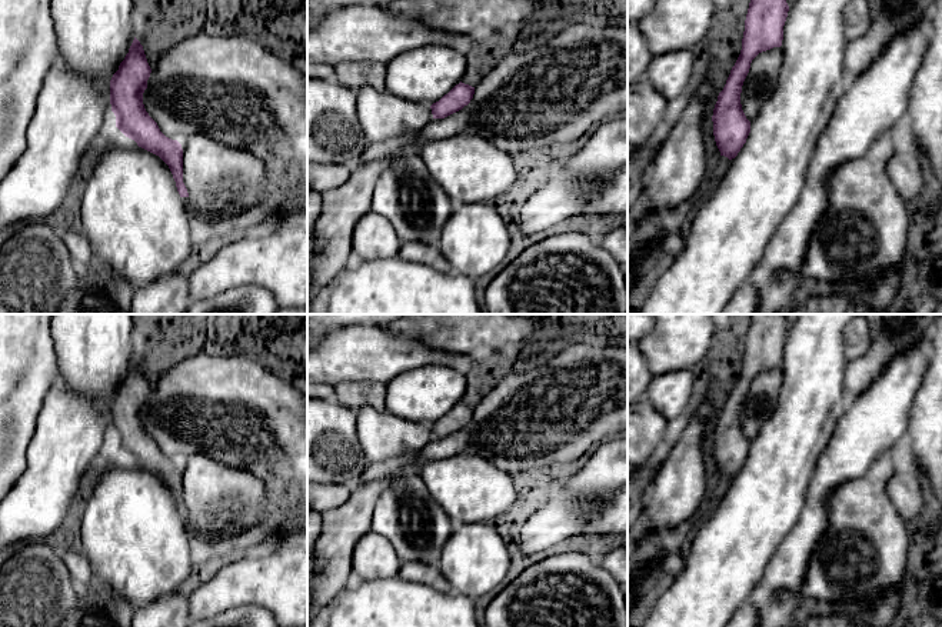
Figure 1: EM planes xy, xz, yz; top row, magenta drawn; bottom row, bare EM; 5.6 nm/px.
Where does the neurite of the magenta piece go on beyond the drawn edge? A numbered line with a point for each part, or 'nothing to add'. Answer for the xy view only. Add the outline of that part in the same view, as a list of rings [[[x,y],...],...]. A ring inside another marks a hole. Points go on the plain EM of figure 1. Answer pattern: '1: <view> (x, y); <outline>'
1: xy (233, 410); [[[192,356],[164,371],[147,400],[143,424],[160,451],[172,460],[204,454],[246,468],[266,486],[264,510],[246,538],[256,550],[270,550],[290,533],[307,531],[307,398],[287,381],[243,356]]]

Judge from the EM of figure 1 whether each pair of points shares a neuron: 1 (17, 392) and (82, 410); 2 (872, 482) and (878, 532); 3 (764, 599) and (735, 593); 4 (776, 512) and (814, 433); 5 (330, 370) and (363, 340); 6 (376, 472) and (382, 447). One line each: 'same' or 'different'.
1: different
2: same
3: different
4: same
5: same
6: different

